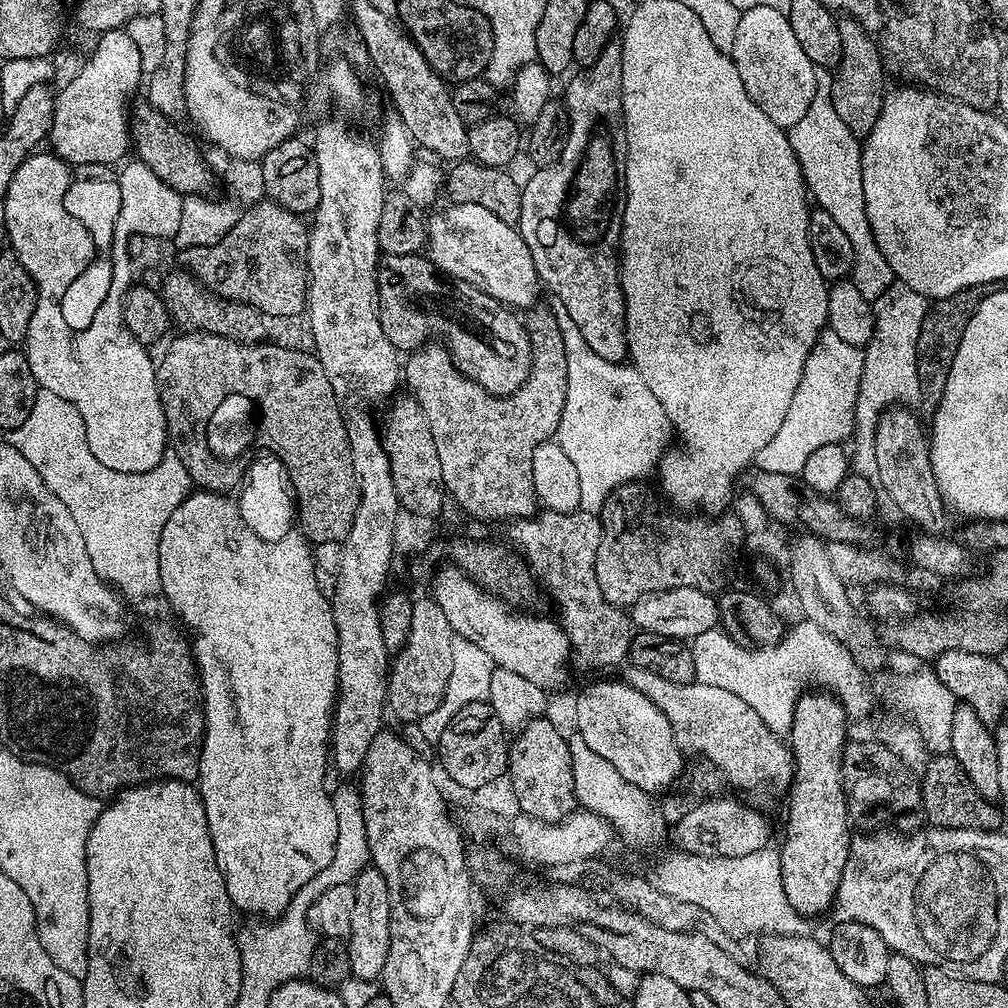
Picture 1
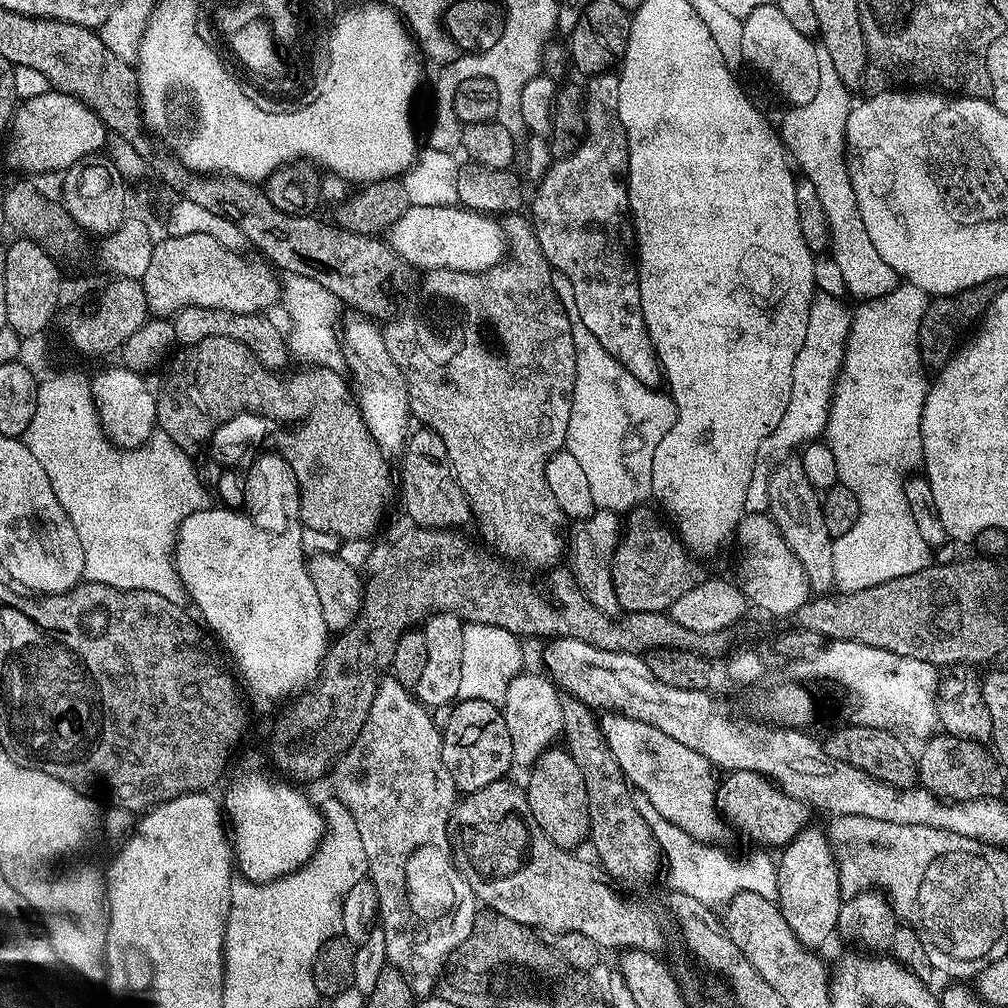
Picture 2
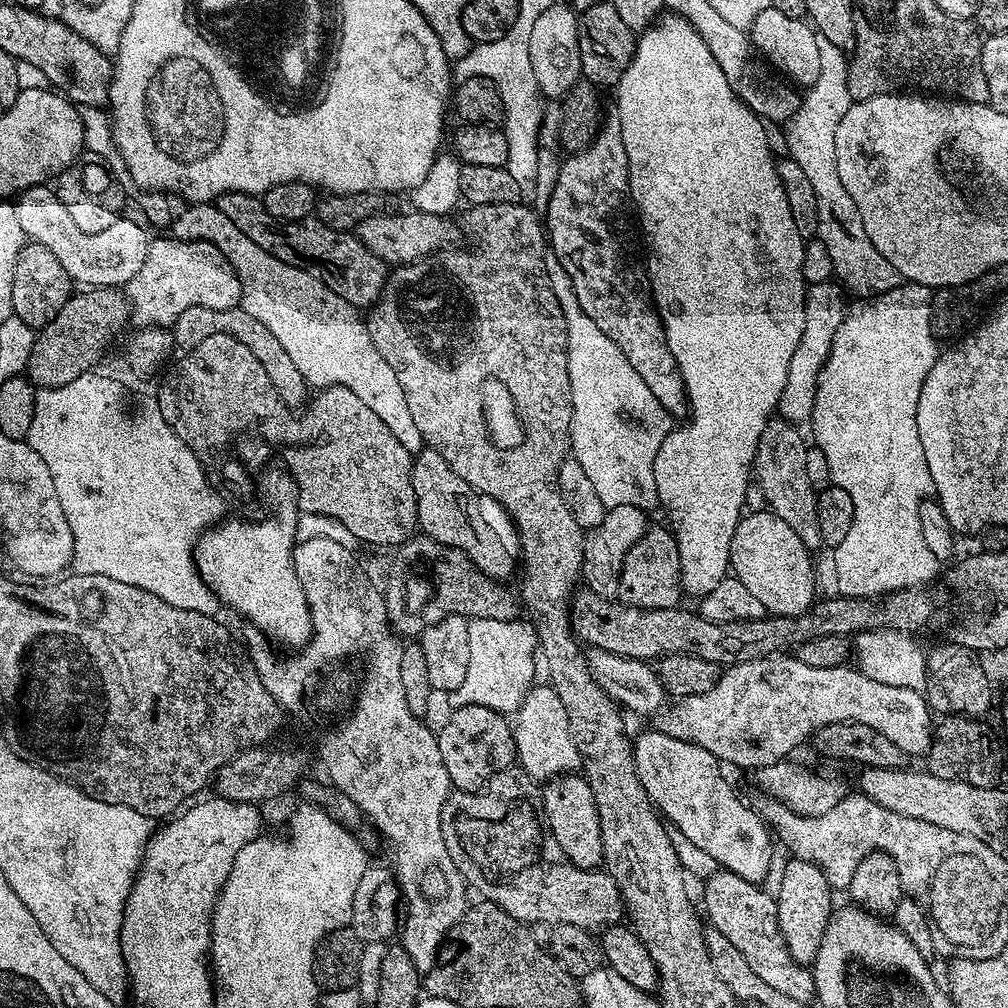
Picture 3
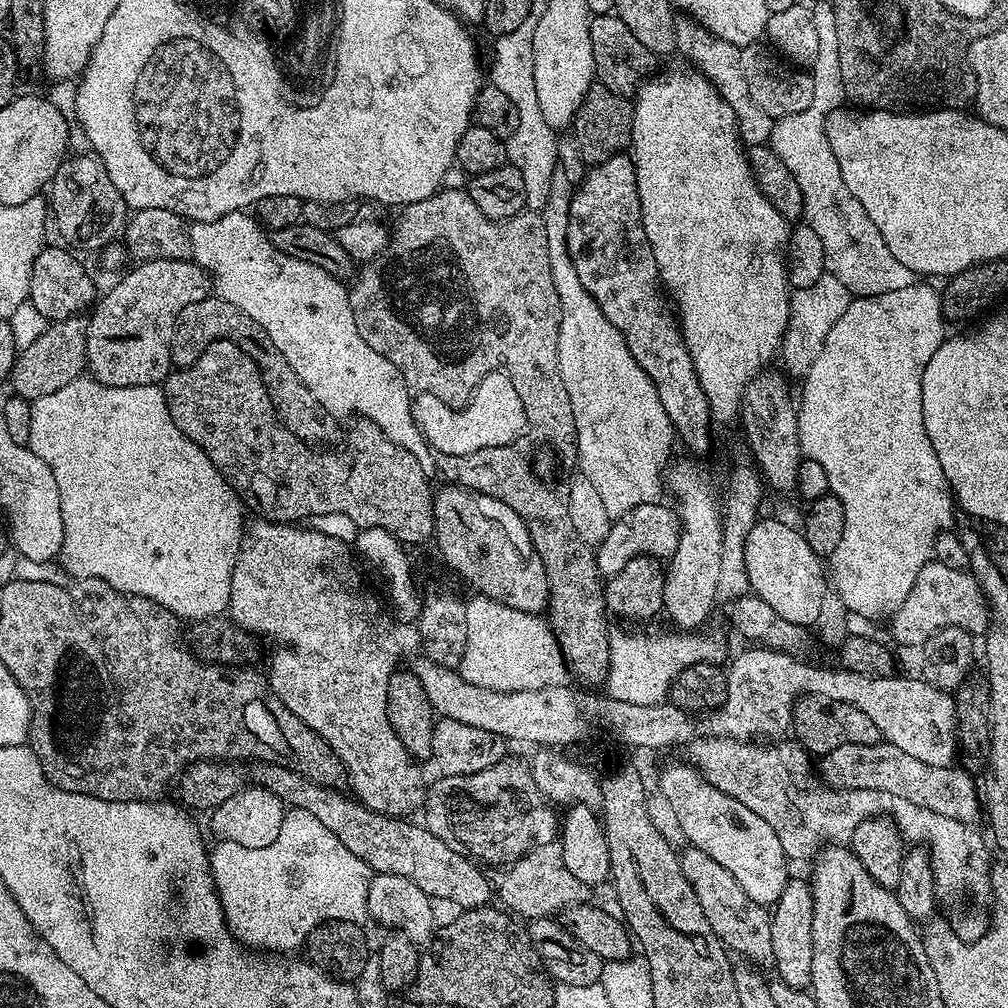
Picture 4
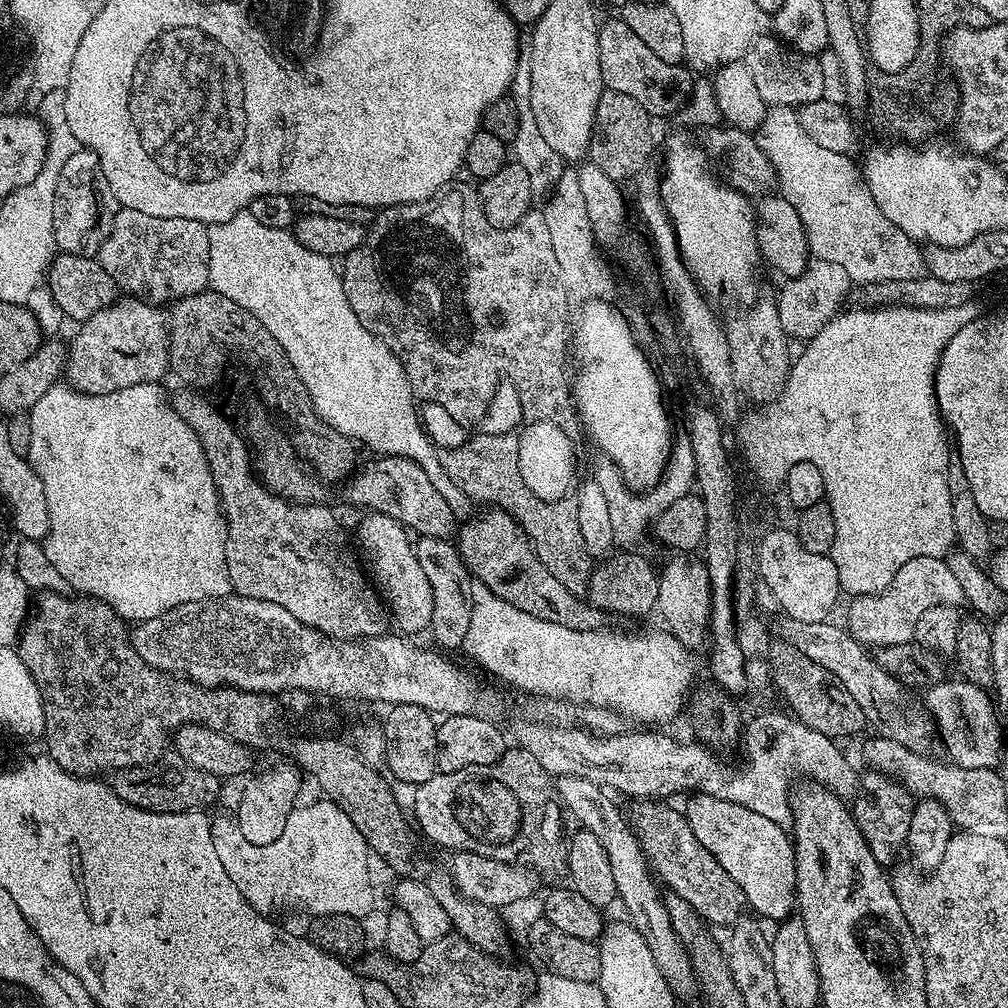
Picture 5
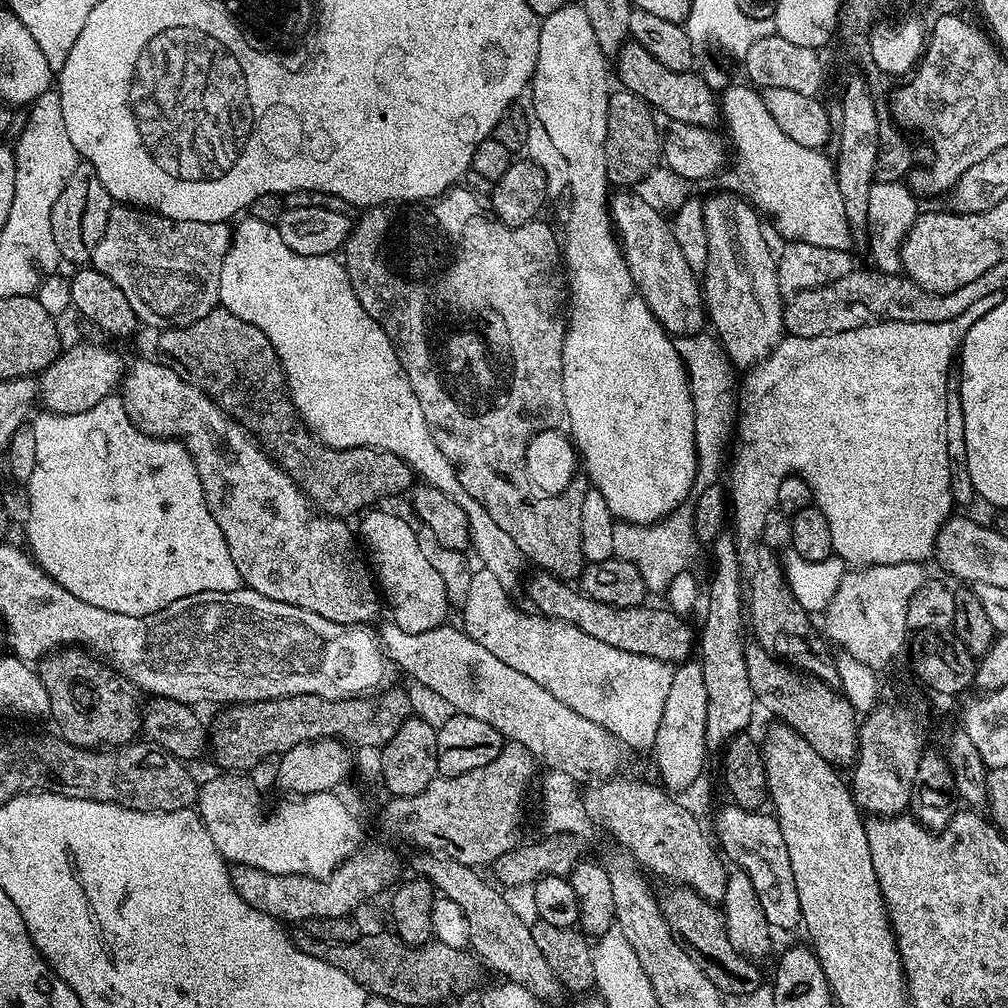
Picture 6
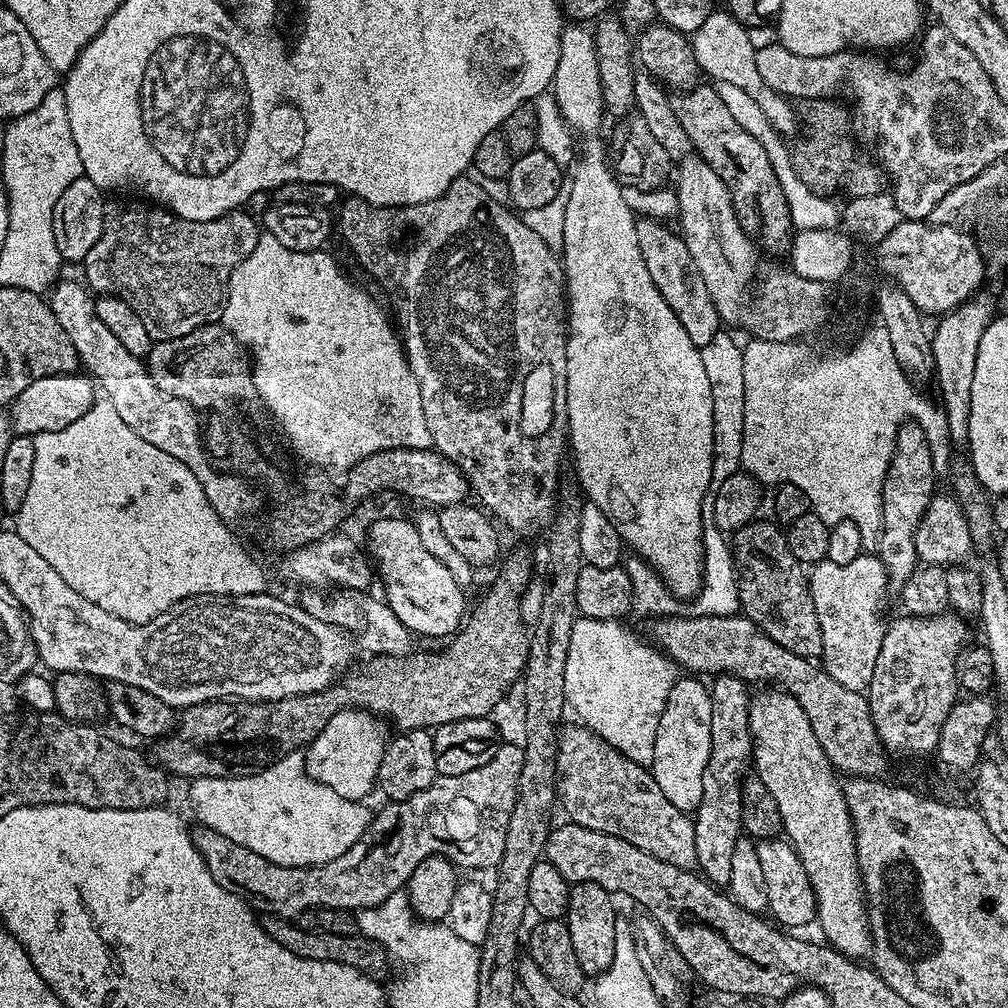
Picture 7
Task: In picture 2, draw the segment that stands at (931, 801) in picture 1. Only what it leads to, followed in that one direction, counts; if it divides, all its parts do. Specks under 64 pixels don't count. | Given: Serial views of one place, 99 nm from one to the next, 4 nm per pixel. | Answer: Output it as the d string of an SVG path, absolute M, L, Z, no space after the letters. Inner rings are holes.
M933 734L928 737L924 748L918 752L916 770L919 787L943 802L961 802L964 800L983 800L1000 798L1004 792L1005 769L991 755L984 753L981 745L957 736Z

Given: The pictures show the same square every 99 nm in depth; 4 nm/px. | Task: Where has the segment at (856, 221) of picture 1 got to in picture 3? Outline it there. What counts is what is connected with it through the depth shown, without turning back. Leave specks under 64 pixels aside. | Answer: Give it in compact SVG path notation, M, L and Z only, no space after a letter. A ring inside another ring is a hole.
M828 58L825 59L824 68L818 70L818 82L811 84L803 93L798 110L786 121L786 127L771 122L764 126L766 142L773 156L789 156L791 160L798 162L814 190L814 198L818 198L818 204L836 204L836 214L845 223L849 221L848 207L853 204L854 198L846 194L846 186L842 186L842 178L838 178L838 158L834 158L834 133L838 131L838 122L842 122L842 117L853 102L848 85L848 69L837 64L835 59Z

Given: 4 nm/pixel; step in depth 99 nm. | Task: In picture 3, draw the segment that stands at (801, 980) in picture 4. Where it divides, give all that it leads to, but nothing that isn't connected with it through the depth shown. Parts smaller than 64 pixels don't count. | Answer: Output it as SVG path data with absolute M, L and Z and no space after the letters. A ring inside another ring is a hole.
M795 858L789 861L780 876L780 889L774 892L778 906L778 926L793 958L799 964L812 966L816 963L818 946L822 946L822 934L826 934L826 926L834 911L834 889L829 886L826 874L818 865Z

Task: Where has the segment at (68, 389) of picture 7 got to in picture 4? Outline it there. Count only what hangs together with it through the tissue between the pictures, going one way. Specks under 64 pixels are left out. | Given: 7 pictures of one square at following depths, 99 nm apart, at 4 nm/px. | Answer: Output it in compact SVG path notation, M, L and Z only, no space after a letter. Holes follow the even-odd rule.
M191 258L146 260L135 267L99 297L87 319L87 371L91 379L111 388L165 381L172 364L172 339L180 312L194 302L202 302L214 288L212 277Z

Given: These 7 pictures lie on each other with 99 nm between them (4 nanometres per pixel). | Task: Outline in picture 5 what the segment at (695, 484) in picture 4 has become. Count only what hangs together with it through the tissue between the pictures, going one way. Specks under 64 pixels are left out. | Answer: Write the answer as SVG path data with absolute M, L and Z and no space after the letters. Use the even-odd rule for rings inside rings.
M676 554L665 568L659 569L658 602L655 611L664 619L663 627L674 638L678 638L681 649L693 650L705 643L708 636L708 618L710 616L710 578L706 574L703 559L692 554Z

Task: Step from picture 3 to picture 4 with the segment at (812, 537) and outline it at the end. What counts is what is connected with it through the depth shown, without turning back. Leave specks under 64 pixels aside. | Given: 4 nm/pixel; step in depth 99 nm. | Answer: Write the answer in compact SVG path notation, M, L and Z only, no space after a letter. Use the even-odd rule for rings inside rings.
M765 370L748 383L744 391L742 421L744 420L743 439L748 445L753 461L766 481L767 487L776 492L796 492L798 466L802 459L798 442L797 405L794 392L788 389L787 375Z

